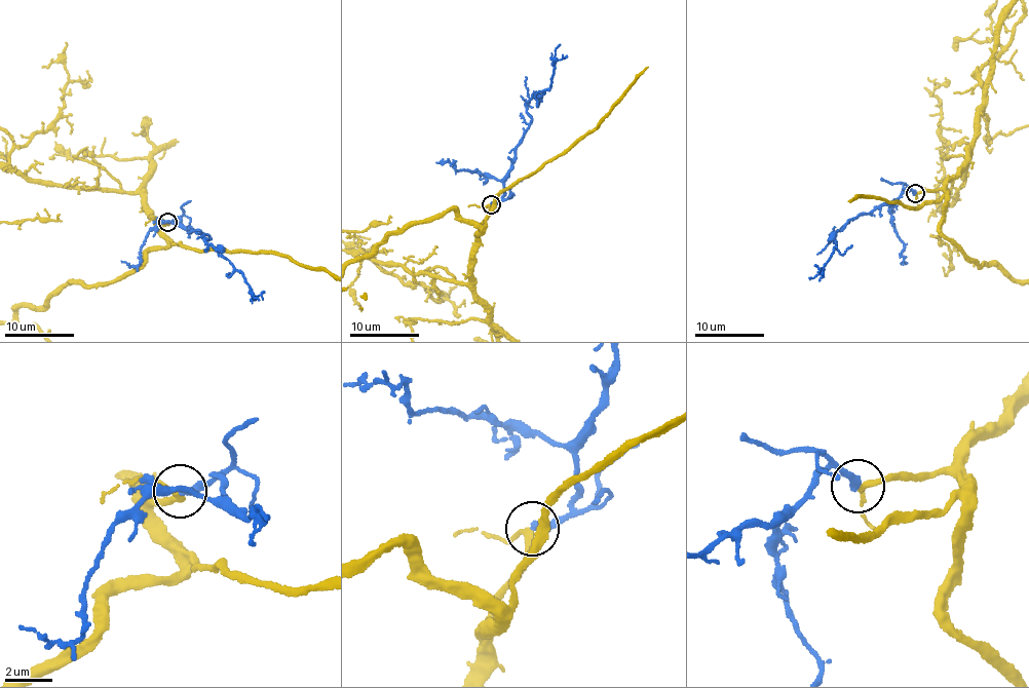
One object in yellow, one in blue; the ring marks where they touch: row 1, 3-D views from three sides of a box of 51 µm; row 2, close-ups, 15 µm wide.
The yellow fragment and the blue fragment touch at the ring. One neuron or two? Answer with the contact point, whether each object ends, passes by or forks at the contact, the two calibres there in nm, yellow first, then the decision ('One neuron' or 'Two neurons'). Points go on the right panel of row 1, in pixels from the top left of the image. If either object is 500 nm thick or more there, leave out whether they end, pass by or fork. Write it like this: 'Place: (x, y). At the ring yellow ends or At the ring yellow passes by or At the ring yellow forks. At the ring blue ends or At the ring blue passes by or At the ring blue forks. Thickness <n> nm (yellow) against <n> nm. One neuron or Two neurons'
Place: (915, 193). At the ring yellow passes by. At the ring blue ends. Thickness 240 nm (yellow) against 320 nm. One neuron

